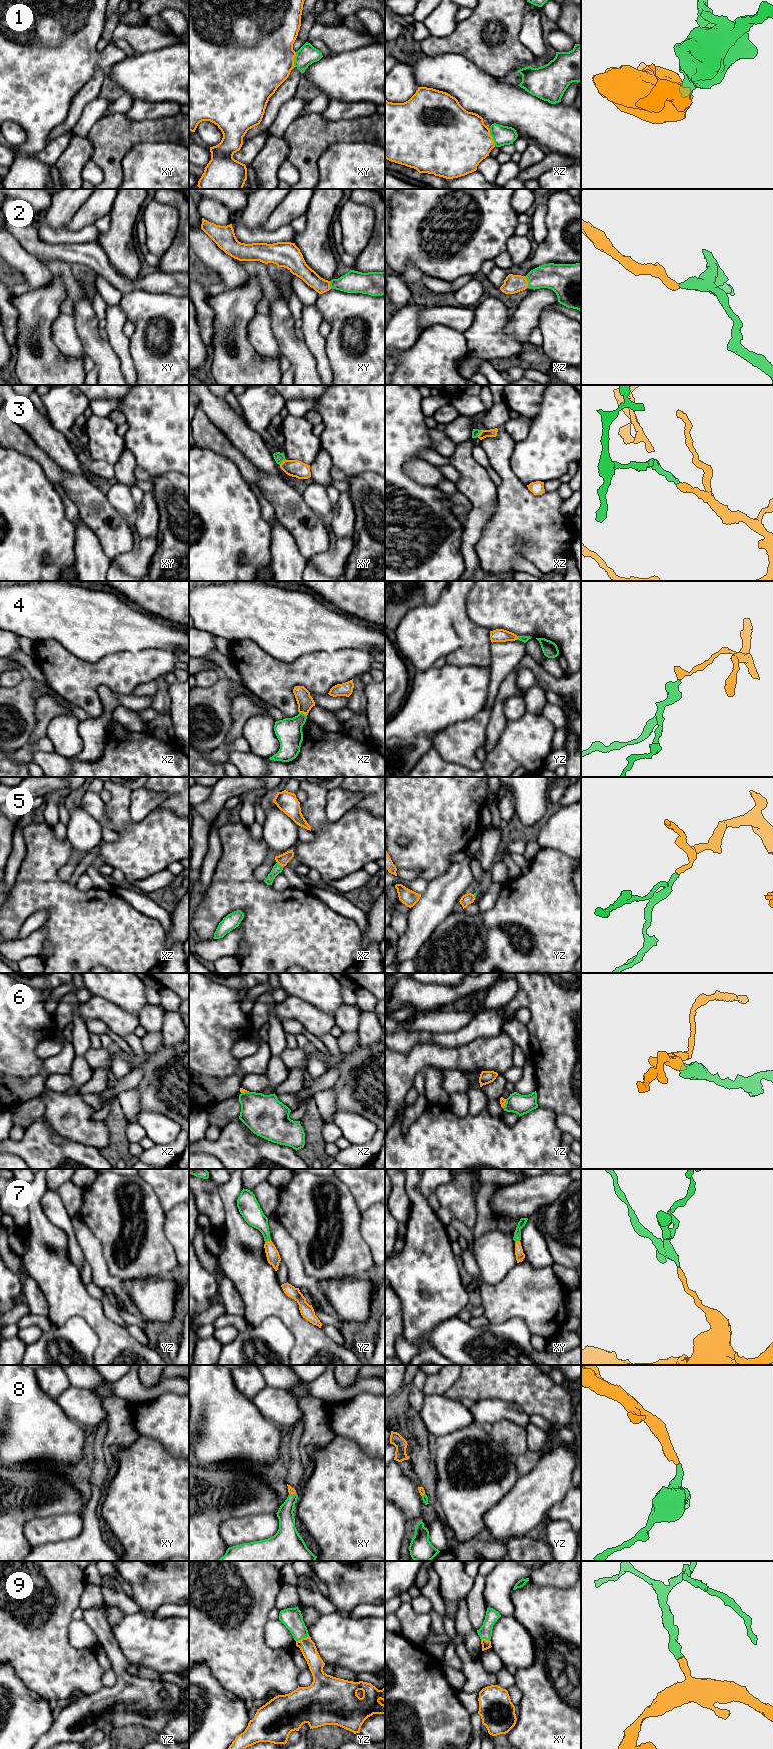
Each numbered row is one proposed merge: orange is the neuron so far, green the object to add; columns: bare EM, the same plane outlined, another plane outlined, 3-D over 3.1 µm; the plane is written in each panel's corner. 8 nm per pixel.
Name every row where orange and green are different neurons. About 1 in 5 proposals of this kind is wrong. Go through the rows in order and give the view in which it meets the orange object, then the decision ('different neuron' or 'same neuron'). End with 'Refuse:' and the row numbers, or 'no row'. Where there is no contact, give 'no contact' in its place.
1: xz | same neuron
2: xz | same neuron
3: xz | same neuron
4: xz | same neuron
5: xz | same neuron
6: yz | same neuron
7: yz | same neuron
8: xy | same neuron
9: yz | same neuron
Refuse: no row

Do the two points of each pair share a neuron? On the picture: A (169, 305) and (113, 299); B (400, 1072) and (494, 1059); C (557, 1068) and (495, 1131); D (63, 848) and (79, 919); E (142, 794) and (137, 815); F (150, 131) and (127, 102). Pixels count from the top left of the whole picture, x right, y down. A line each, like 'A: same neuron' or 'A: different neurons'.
A: different neurons
B: same neuron
C: different neurons
D: same neuron
E: same neuron
F: different neurons

